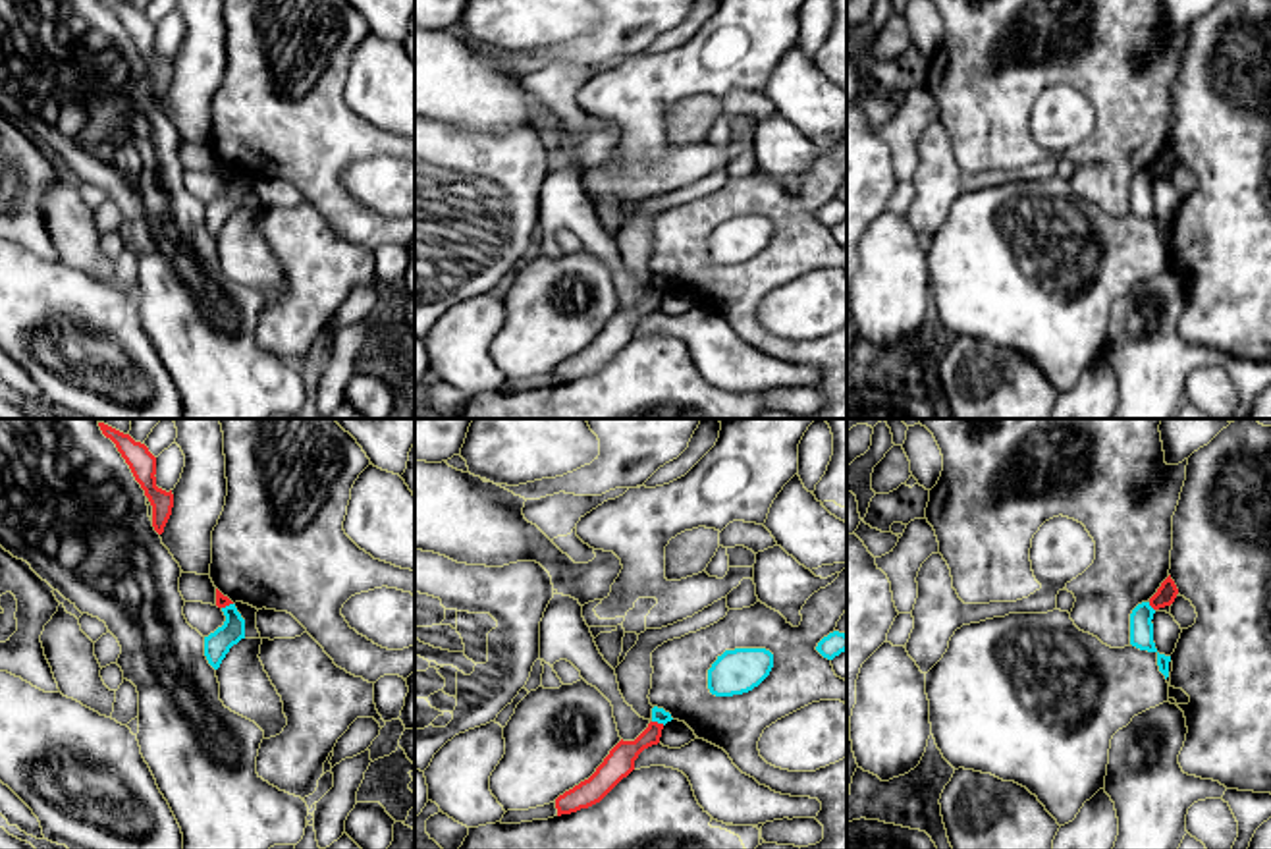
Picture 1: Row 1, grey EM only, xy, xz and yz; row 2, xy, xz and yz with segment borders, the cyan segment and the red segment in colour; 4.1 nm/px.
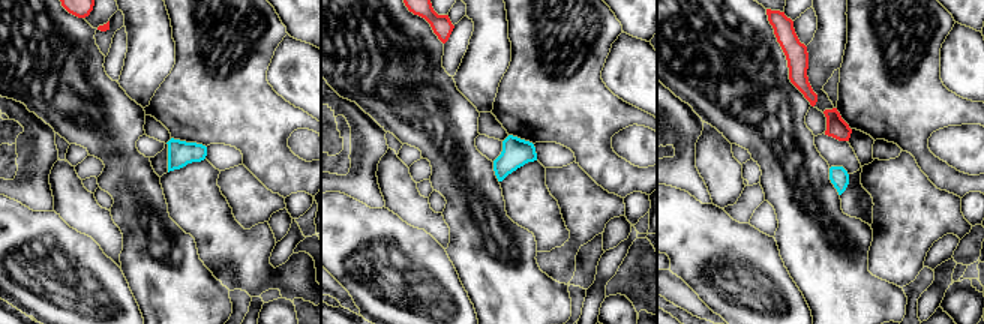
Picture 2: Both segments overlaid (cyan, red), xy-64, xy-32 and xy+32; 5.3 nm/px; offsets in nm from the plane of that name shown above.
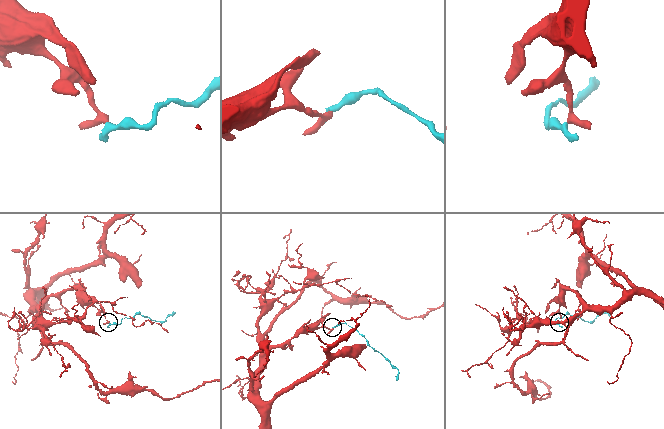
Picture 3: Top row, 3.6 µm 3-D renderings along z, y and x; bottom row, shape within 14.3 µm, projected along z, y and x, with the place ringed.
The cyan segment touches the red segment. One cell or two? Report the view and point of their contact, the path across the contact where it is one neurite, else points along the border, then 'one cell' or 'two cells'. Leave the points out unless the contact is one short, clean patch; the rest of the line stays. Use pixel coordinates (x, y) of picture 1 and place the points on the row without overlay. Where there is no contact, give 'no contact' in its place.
meets cyan in xz at (658, 290); border along xz (652, 288), (664, 292); two cells

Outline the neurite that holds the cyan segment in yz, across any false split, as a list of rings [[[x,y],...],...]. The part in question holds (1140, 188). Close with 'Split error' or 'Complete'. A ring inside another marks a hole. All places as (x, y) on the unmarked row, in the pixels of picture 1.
[[[1149,170],[1138,172],[1130,181],[1130,212],[1148,218],[1157,220],[1153,210],[1153,181],[1155,178],[1149,174]]]. Complete

